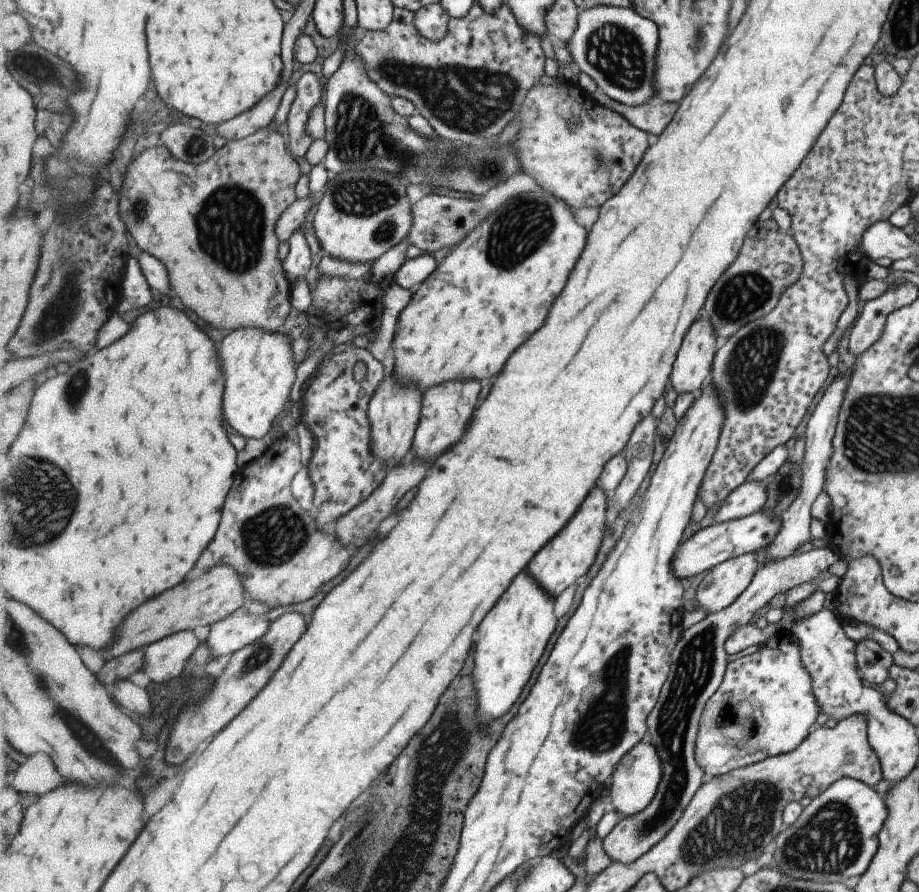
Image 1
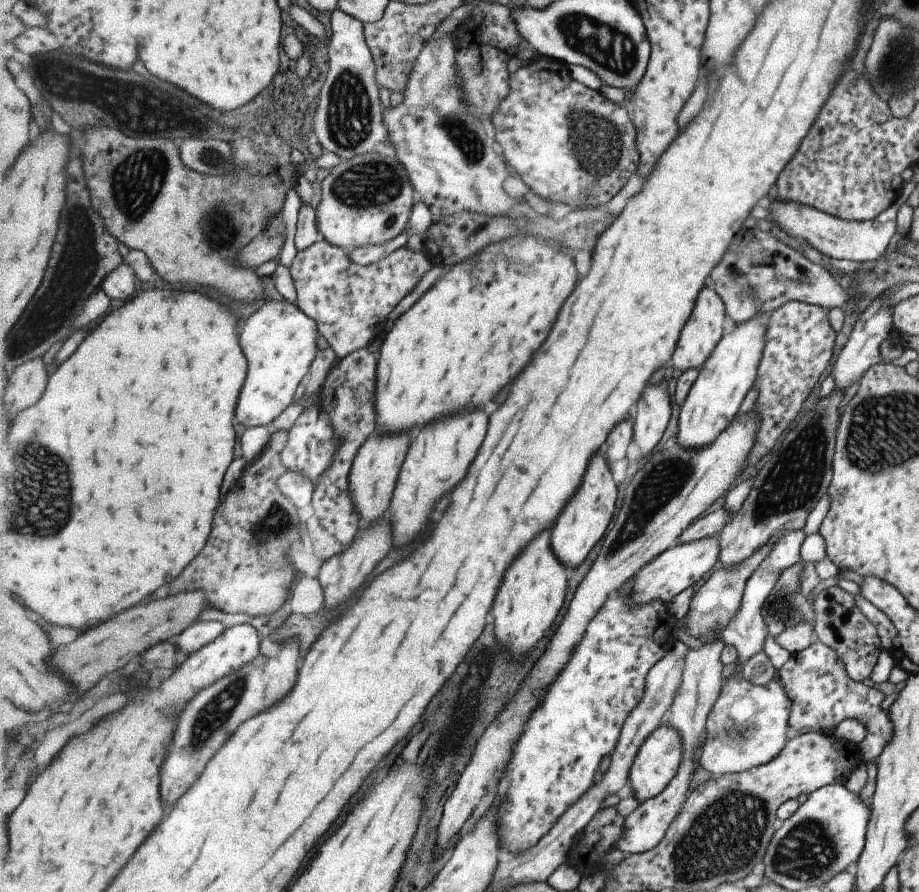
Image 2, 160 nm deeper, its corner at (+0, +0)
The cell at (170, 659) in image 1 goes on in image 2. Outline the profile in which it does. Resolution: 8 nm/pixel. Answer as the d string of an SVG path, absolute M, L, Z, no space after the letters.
M219 620L211 622L197 621L190 625L187 630L181 632L173 641L179 652L186 656L191 656L198 652L203 646L208 646L211 642L217 640L227 629L227 626Z

